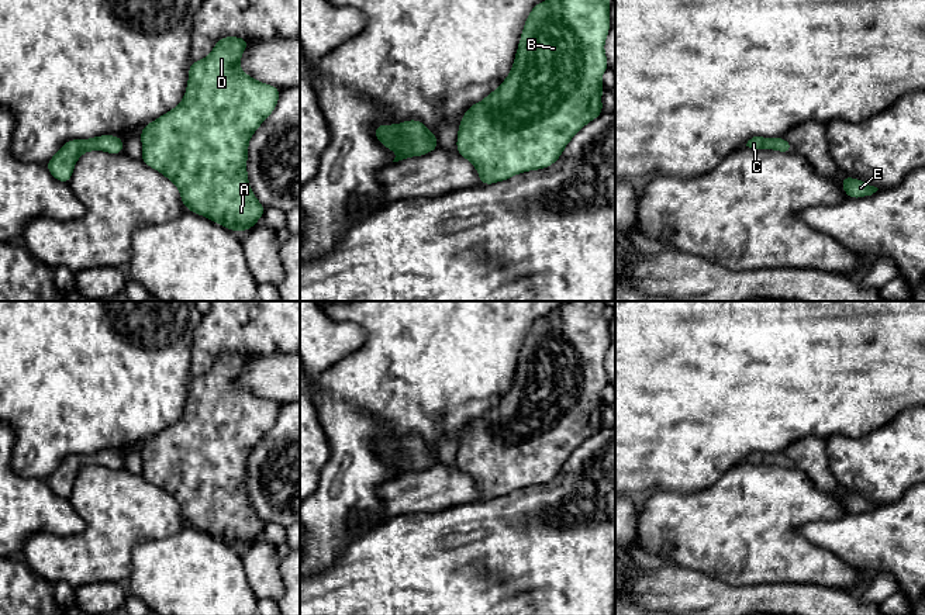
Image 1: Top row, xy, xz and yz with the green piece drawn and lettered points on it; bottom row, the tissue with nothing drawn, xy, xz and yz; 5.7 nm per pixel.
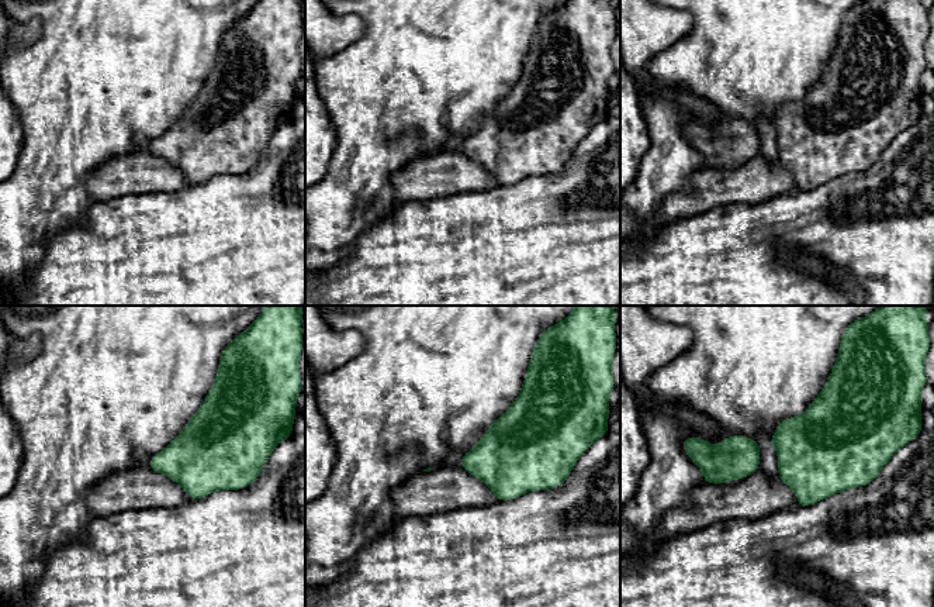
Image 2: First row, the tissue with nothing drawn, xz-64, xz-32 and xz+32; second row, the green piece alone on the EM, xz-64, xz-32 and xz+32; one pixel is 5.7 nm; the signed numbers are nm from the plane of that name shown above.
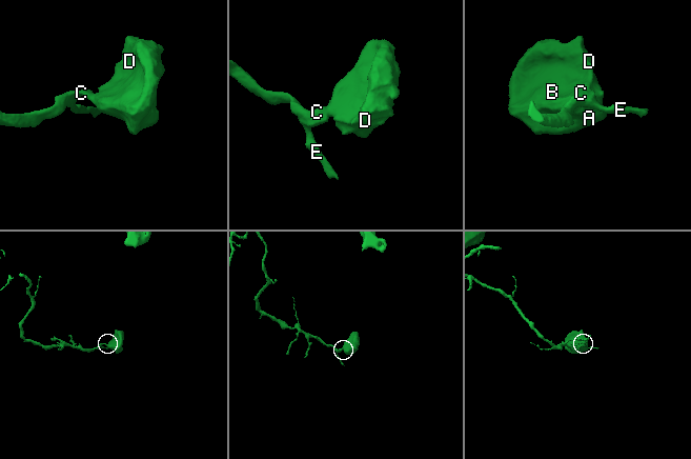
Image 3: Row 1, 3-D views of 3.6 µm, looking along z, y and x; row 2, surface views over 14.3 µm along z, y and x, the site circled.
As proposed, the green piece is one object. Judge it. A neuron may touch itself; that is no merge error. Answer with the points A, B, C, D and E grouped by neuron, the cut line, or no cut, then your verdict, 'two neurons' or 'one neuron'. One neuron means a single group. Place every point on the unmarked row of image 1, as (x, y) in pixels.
groups A B C D E; cut none; one neuron

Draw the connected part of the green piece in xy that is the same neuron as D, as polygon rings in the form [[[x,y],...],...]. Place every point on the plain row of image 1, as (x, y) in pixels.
[[[239,352],[218,355],[207,373],[191,377],[182,418],[139,449],[141,476],[176,500],[183,521],[237,547],[252,543],[268,525],[249,502],[248,459],[276,424],[282,405],[242,387],[239,376],[249,357]]]

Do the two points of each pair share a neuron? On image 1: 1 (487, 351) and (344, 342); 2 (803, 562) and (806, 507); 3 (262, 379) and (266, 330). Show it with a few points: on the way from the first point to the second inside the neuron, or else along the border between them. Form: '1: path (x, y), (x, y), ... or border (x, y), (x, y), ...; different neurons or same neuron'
1: border (359, 324), (365, 331), (365, 342), (335, 363); different neurons
2: path (789, 548), (782, 541), (782, 528), (791, 518); same neuron
3: border (285, 352), (254, 353), (251, 356); different neurons

